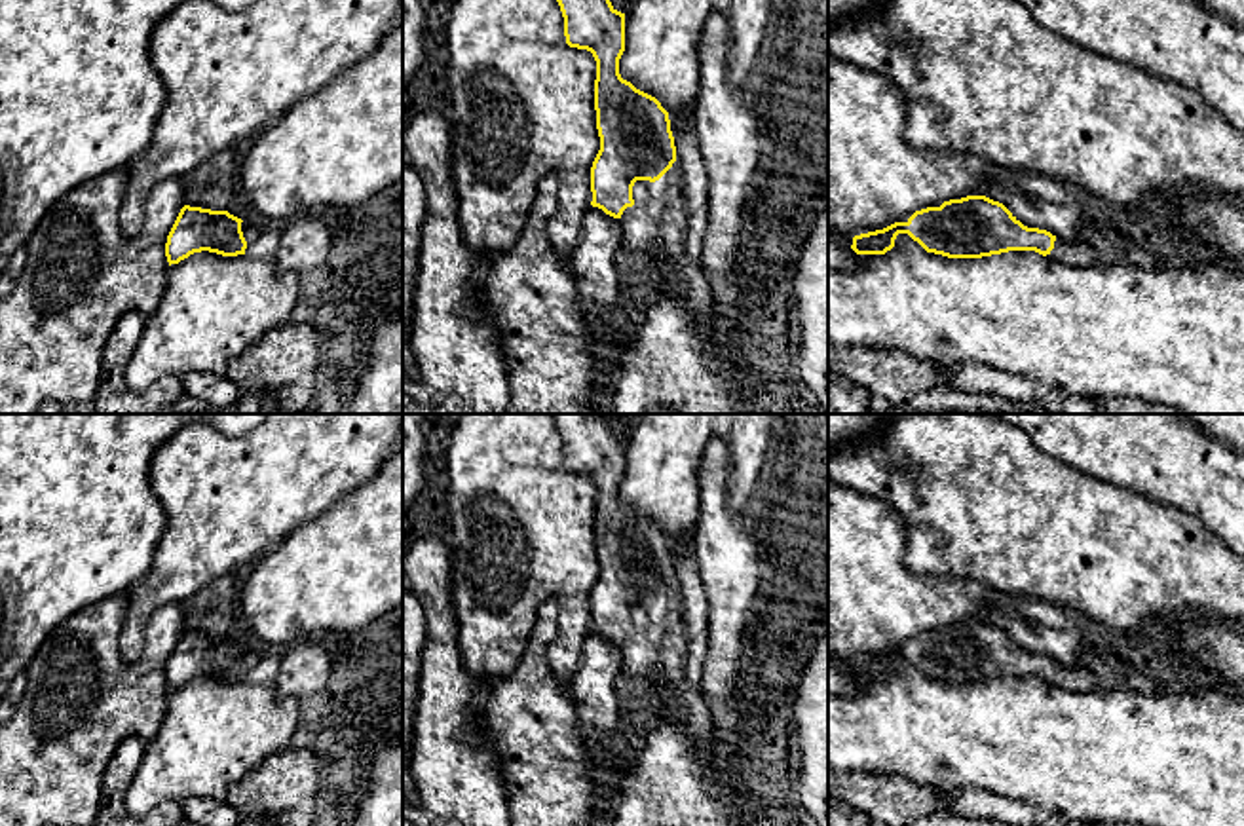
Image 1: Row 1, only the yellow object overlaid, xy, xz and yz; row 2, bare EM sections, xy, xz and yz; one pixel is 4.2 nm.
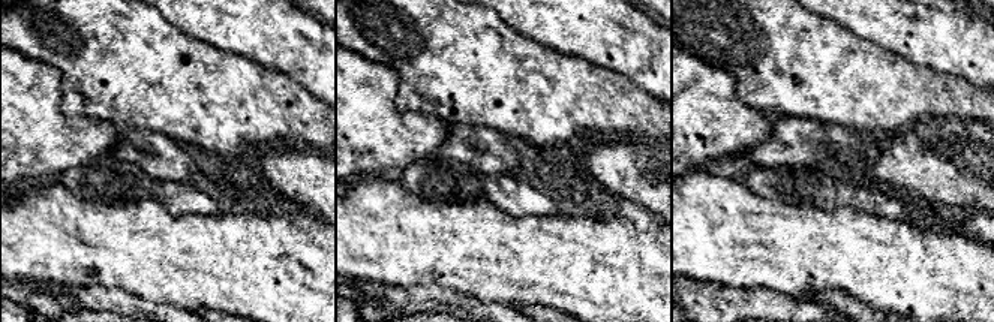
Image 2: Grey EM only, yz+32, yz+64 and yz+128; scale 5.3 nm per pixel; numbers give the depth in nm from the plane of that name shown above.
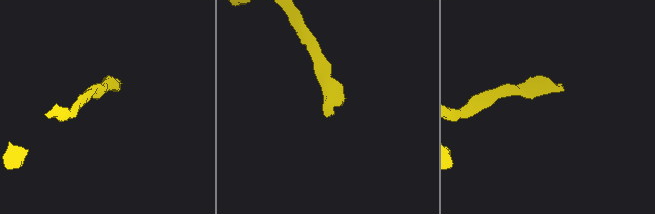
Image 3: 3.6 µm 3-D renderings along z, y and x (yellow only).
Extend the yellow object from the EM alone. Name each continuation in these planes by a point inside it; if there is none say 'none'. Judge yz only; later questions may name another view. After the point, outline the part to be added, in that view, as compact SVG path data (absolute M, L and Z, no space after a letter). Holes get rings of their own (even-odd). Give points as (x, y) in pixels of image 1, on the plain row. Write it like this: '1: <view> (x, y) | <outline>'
1: yz (1074, 678) | M1058 665L1058 668L1046 680L1046 684L1067 691L1083 691L1083 693L1102 689L1098 676L1086 665L1083 666Z

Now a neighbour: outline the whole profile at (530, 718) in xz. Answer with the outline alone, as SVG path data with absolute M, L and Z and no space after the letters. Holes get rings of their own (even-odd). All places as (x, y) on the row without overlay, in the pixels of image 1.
M555 598L537 608L526 651L513 672L492 684L482 714L482 729L499 758L511 822L509 826L591 826L596 790L589 744L579 735L579 718L568 685L547 663L547 648L556 636Z

